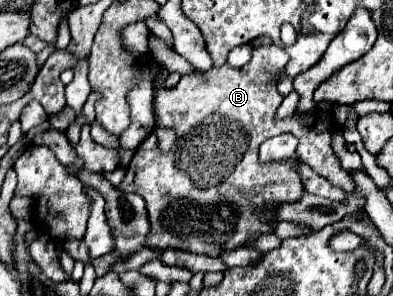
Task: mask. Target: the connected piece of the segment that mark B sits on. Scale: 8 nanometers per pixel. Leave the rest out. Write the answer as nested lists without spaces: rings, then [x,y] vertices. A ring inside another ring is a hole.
[[[255,47],[251,61],[239,69],[223,65],[219,69],[211,68],[201,75],[185,75],[180,78],[177,87],[163,89],[157,93],[155,113],[159,115],[159,125],[165,129],[173,129],[177,141],[171,151],[161,153],[157,137],[149,133],[145,141],[137,147],[133,167],[129,163],[125,179],[119,185],[119,191],[137,193],[147,203],[151,231],[145,247],[157,251],[173,247],[209,257],[219,257],[227,249],[243,247],[247,241],[255,241],[259,235],[271,233],[277,223],[277,219],[271,215],[277,203],[295,203],[305,193],[303,179],[297,167],[303,163],[317,165],[317,173],[325,177],[331,185],[343,189],[345,193],[353,193],[353,179],[349,179],[349,173],[341,169],[339,155],[335,155],[331,147],[331,137],[337,129],[337,121],[331,111],[325,113],[321,109],[315,109],[305,115],[291,115],[283,119],[275,117],[275,111],[283,101],[283,97],[277,93],[277,77],[279,71],[287,65],[287,61],[289,55],[283,47]],[[279,133],[293,133],[299,139],[297,153],[293,155],[293,159],[261,165],[257,159],[259,145]]]

